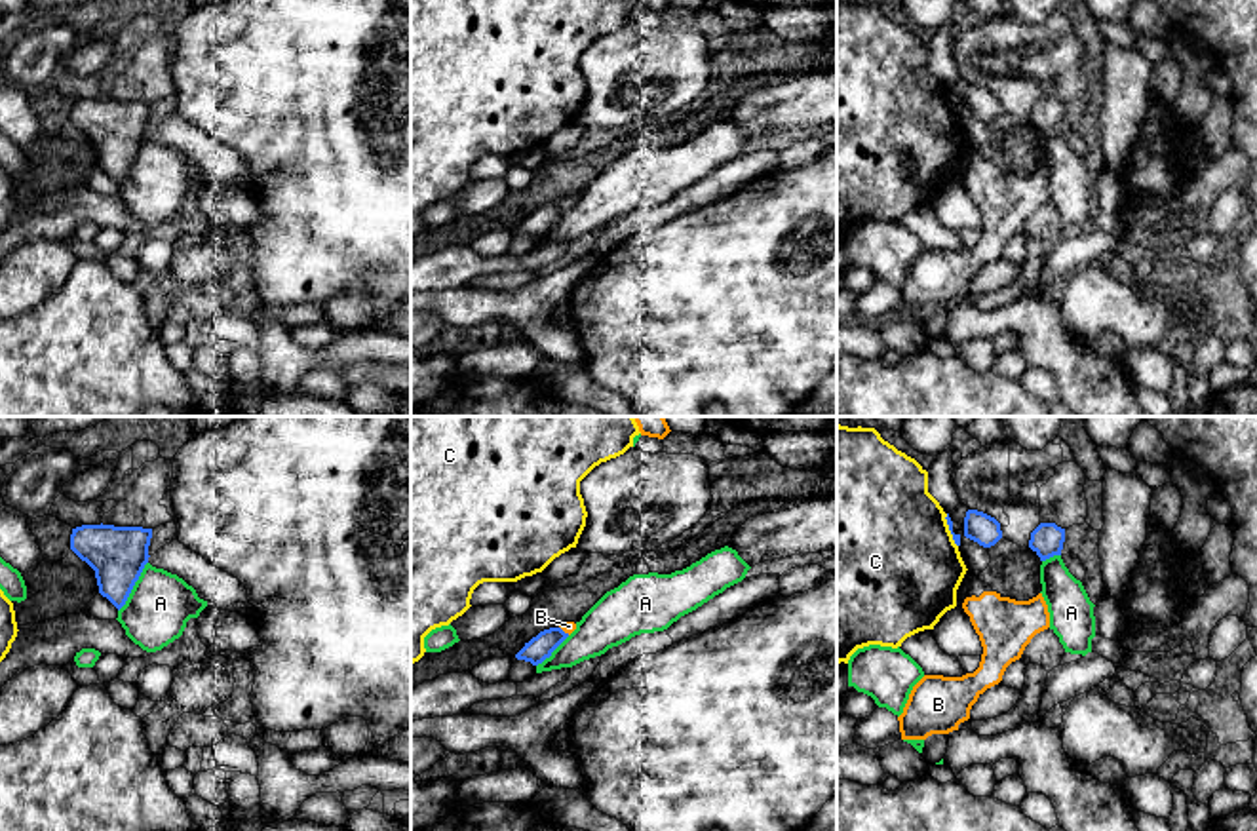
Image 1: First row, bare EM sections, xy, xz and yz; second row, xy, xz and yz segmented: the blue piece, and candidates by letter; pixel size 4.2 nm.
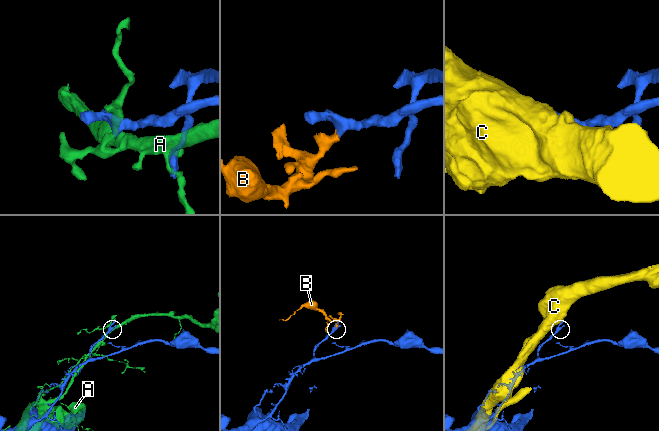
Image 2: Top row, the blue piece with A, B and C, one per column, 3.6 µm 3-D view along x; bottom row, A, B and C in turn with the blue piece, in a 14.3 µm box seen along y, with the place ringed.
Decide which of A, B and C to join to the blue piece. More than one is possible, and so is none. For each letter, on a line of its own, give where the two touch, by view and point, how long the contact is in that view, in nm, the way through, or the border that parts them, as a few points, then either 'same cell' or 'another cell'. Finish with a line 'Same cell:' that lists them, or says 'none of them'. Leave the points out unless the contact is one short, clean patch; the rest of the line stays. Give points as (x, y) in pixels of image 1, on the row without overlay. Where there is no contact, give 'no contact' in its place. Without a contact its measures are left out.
A: meets blue in xy at (134, 158); contact 240 nm long; another cell
B: meets blue in xz at (563, 206); contact 60 nm long; runs through xz (541, 221), (563, 206), (569, 200); same cell
C: meets blue in yz at (949, 103); contact 150 nm long; border along yz (946, 88), (946, 97), (957, 120); another cell
Same cell: B

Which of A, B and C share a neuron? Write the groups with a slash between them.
A / B / C

